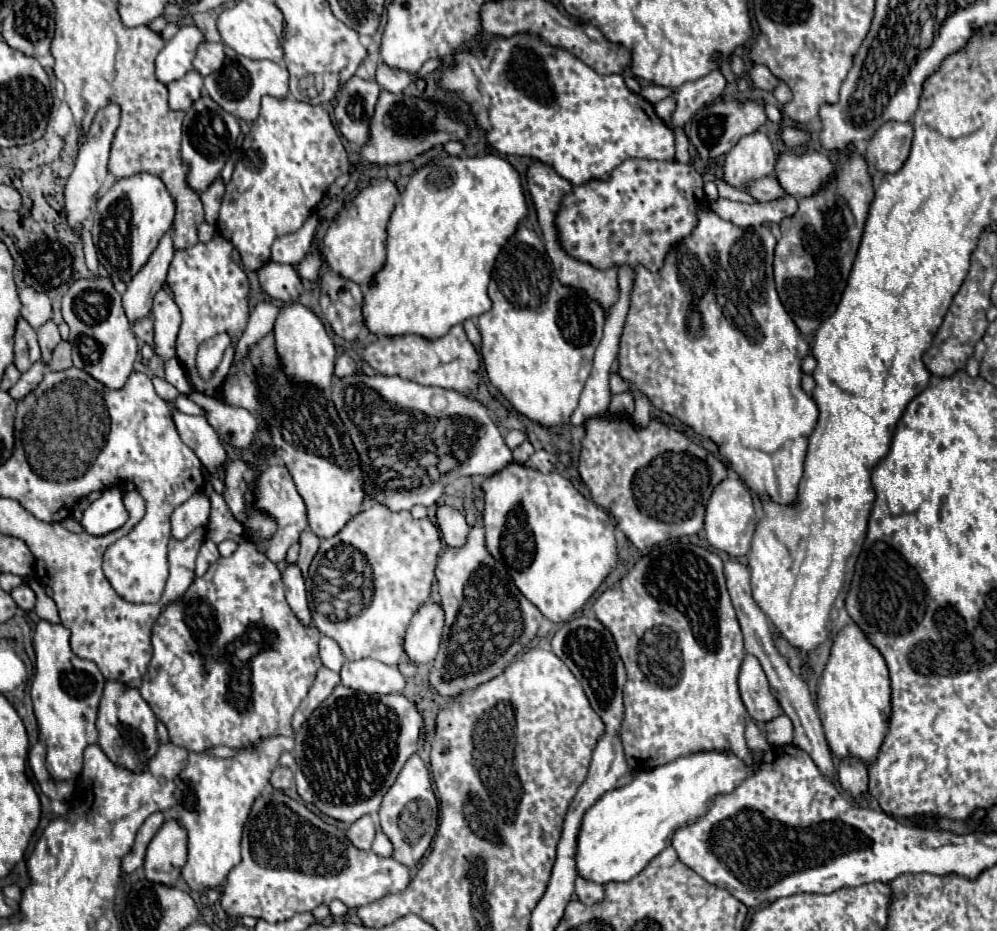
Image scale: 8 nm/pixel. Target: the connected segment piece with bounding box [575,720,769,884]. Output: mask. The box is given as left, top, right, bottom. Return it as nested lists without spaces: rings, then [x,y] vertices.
[[[753,720],[747,722],[745,738],[755,754],[751,766],[745,766],[733,754],[701,752],[677,758],[649,772],[639,772],[627,786],[603,794],[581,820],[575,852],[577,874],[595,884],[627,882],[637,876],[663,848],[671,844],[671,836],[679,826],[693,824],[707,810],[713,796],[731,792],[755,770],[761,754],[769,750],[769,744]]]

